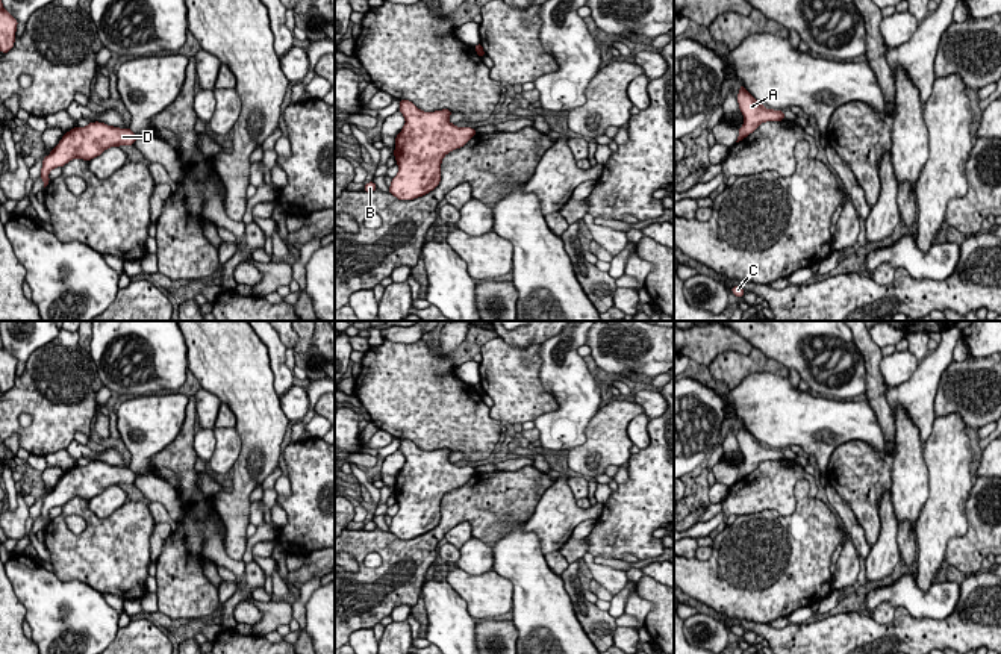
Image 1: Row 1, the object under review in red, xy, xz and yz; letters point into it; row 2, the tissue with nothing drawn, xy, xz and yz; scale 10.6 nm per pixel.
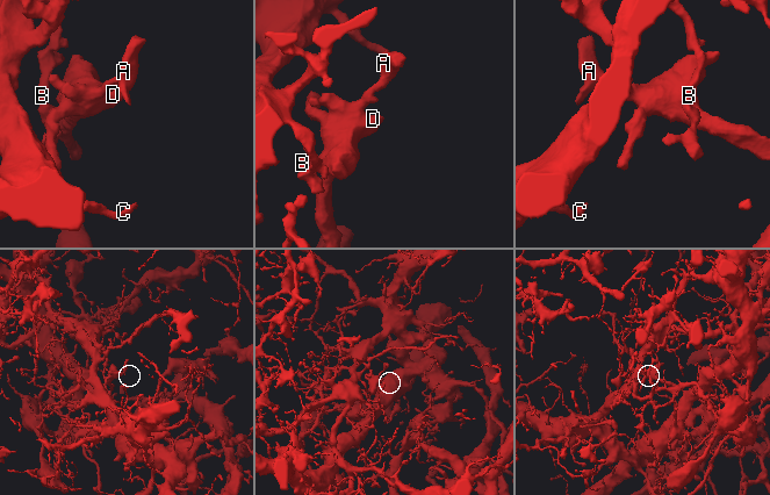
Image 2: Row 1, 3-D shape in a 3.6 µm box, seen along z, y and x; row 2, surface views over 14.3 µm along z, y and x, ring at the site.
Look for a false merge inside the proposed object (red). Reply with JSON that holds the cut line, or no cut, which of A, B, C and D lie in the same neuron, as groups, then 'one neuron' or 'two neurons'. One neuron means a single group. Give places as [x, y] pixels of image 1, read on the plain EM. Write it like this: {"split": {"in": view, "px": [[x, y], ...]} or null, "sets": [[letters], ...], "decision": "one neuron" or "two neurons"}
{"split": null, "sets": [["A", "B", "C", "D"]], "decision": "one neuron"}

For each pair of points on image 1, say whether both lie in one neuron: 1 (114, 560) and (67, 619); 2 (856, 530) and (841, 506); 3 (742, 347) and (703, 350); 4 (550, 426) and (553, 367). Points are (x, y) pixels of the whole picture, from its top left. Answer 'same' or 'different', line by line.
1: different
2: same
3: same
4: same

